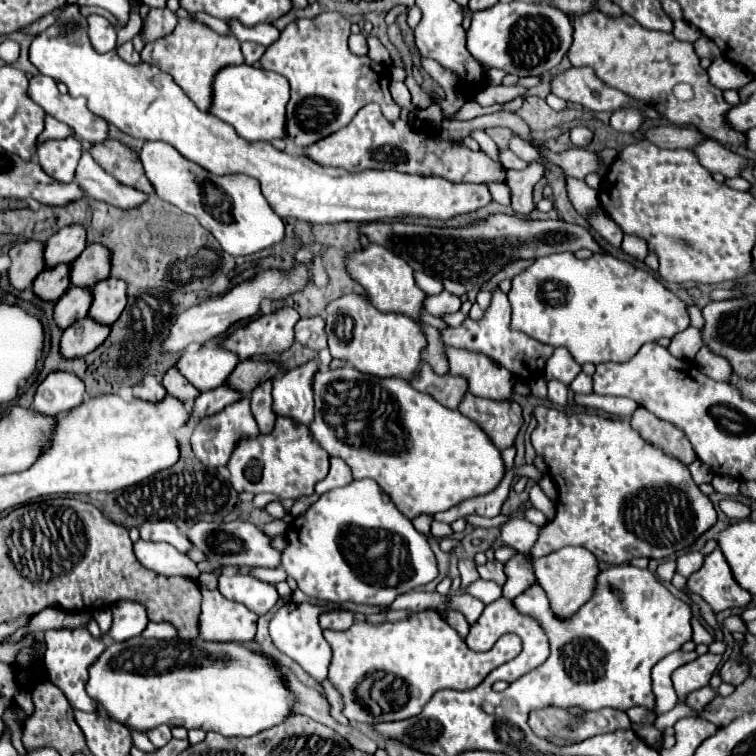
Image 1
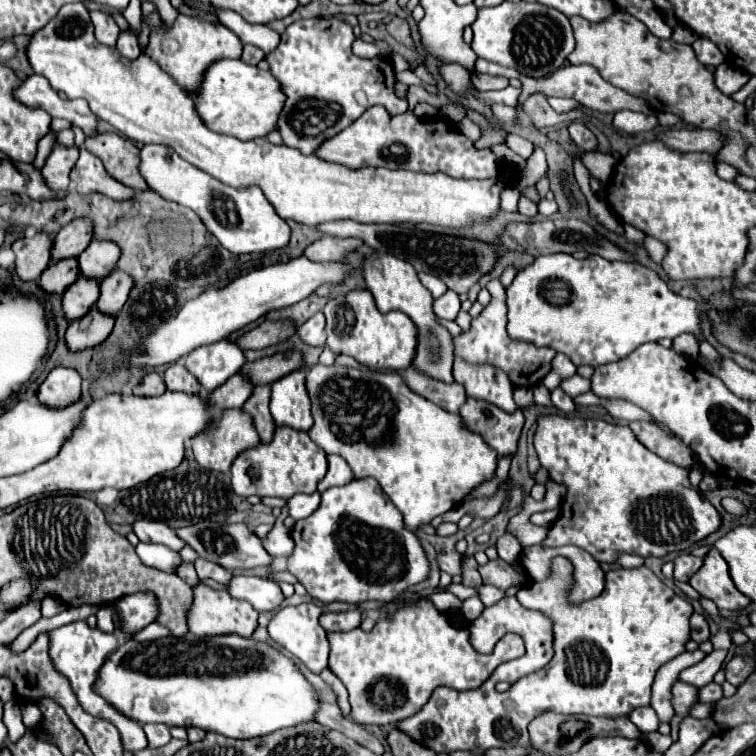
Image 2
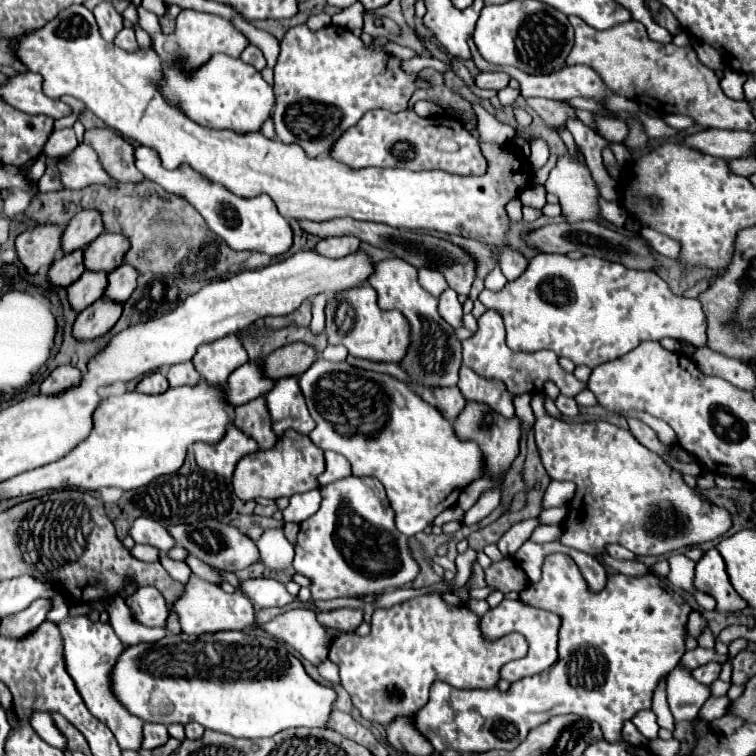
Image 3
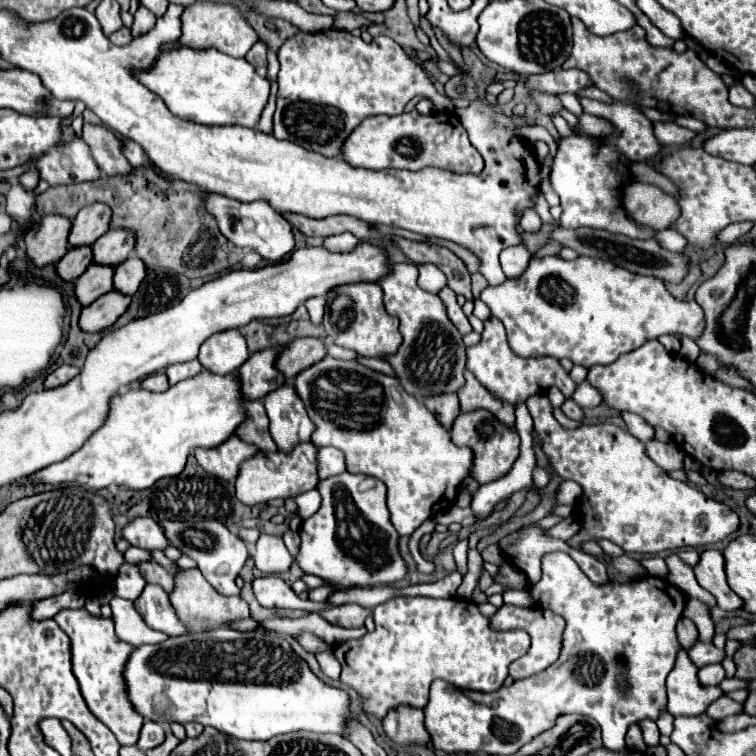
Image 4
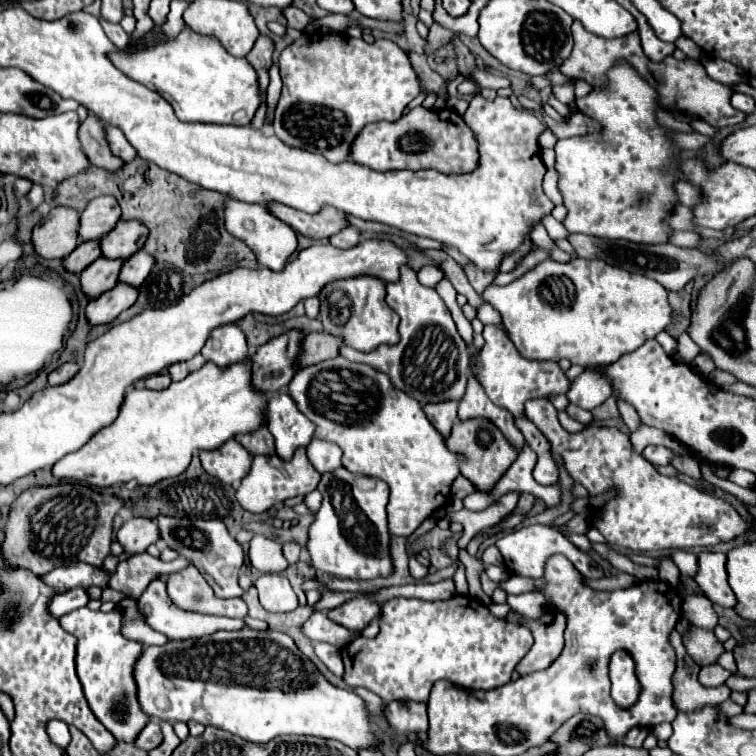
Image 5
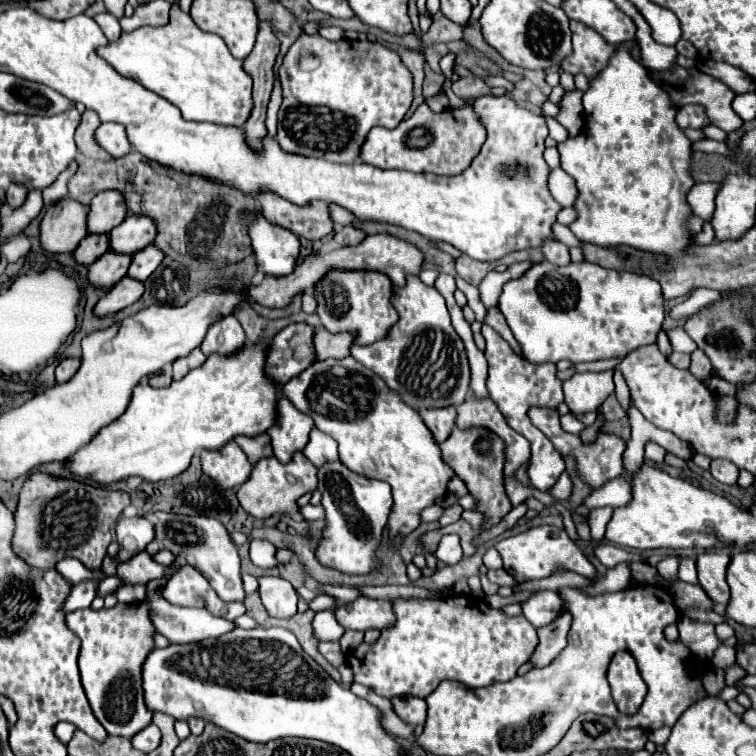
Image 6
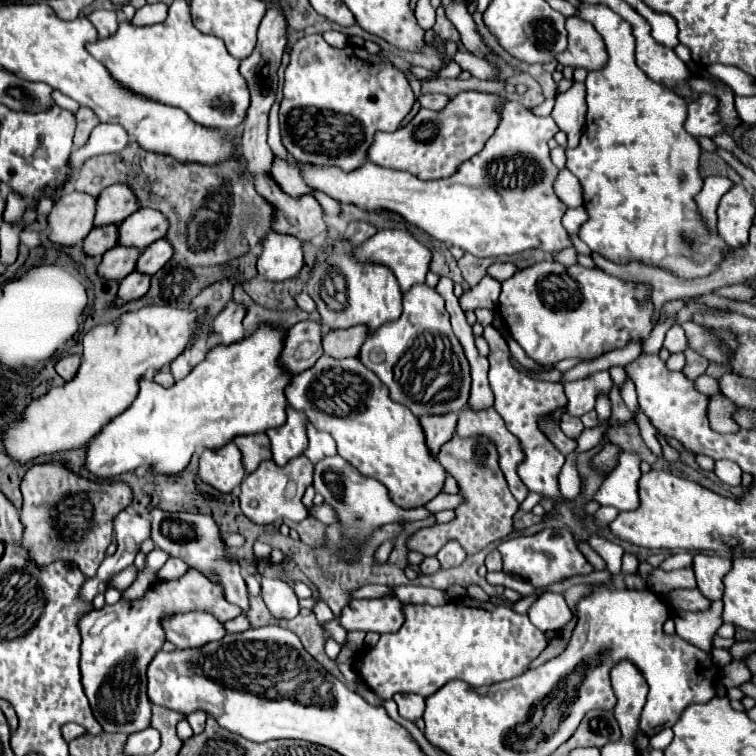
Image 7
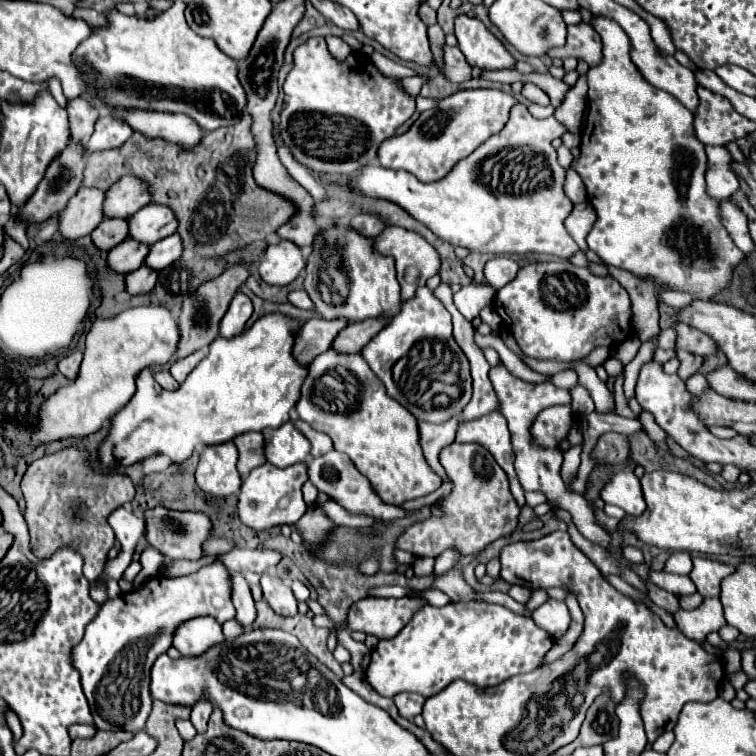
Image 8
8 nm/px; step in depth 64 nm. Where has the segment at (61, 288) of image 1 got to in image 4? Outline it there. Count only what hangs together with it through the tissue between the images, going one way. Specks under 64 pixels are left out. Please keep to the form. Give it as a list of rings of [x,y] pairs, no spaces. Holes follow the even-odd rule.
[[[78,246],[78,248],[70,248],[62,260],[56,264],[56,274],[64,280],[64,282],[72,282],[76,280],[80,274],[84,274],[84,270],[92,264],[92,248],[90,246]]]

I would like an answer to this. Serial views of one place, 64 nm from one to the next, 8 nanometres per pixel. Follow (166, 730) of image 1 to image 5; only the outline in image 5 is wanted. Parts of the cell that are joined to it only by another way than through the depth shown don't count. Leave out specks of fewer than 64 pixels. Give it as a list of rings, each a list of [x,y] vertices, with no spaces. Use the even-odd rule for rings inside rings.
[[[150,720],[146,726],[144,726],[144,730],[138,734],[138,738],[136,738],[136,746],[138,748],[142,748],[142,750],[152,750],[152,748],[156,748],[158,744],[162,742],[162,730],[160,730],[160,724],[156,722],[156,720]]]

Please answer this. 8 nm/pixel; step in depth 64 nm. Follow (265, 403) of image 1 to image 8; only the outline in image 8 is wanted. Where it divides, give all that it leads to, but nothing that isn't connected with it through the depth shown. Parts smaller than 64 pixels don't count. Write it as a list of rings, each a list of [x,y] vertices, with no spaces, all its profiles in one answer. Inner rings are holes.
[[[252,432],[252,434],[240,434],[234,440],[240,458],[238,458],[238,472],[242,474],[242,478],[246,478],[254,468],[258,468],[260,464],[266,462],[266,454],[264,454],[264,436],[260,432]]]

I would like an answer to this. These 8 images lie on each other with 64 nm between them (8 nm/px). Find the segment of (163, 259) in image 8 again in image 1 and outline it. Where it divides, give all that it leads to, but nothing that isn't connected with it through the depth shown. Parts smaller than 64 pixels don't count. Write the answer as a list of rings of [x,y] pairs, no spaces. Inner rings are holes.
[[[106,278],[92,288],[92,304],[88,318],[98,324],[112,326],[126,306],[126,284],[116,278]]]

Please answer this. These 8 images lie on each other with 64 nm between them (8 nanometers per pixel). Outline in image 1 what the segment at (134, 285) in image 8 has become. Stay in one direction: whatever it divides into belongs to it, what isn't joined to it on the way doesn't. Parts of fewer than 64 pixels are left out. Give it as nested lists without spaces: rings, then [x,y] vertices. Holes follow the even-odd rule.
[[[84,318],[64,330],[60,340],[60,356],[64,360],[86,356],[106,340],[108,332],[110,326],[102,326],[90,318]]]

